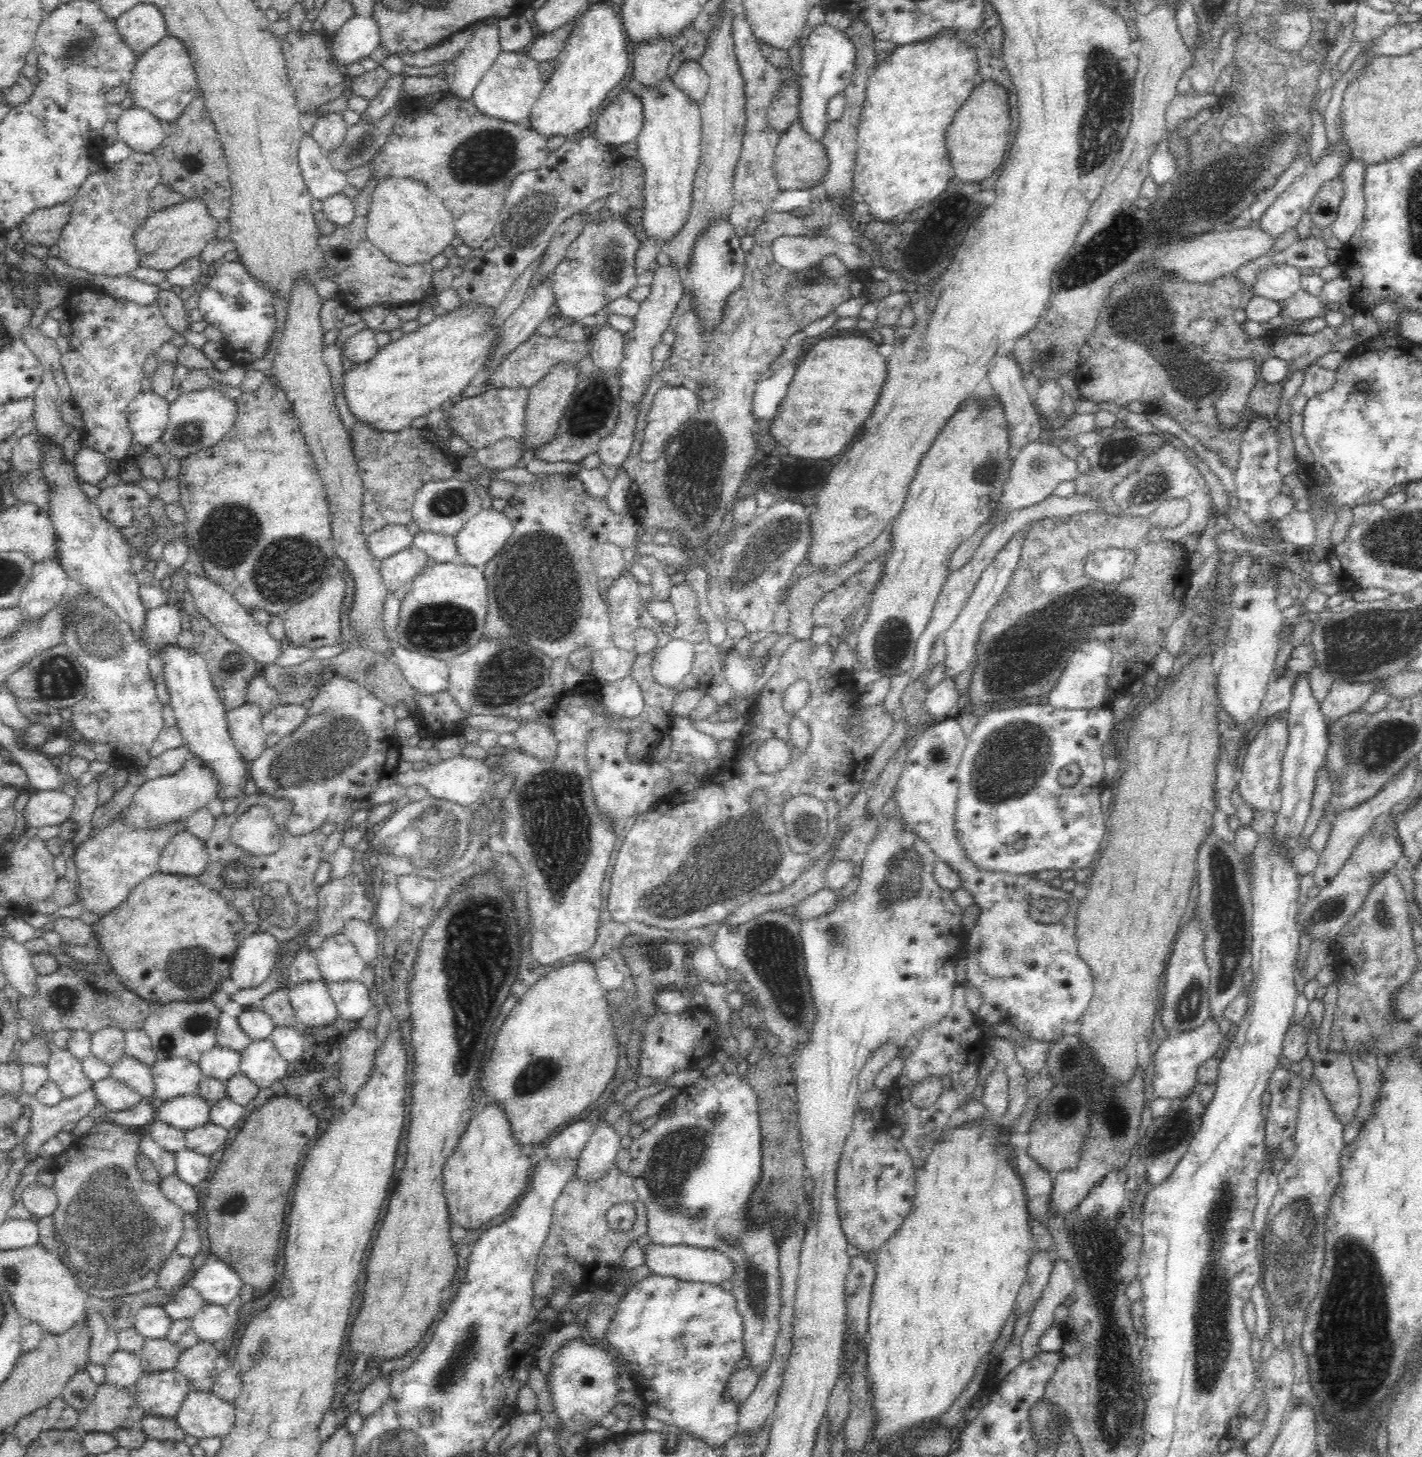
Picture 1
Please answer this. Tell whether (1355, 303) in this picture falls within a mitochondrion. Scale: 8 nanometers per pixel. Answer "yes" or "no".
no

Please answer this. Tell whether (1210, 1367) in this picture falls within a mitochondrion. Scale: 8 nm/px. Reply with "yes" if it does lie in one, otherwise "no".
yes

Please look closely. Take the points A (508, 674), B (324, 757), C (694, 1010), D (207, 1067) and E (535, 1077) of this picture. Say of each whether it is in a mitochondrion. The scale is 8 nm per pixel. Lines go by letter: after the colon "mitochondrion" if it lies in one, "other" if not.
A: mitochondrion
B: mitochondrion
C: other
D: other
E: mitochondrion

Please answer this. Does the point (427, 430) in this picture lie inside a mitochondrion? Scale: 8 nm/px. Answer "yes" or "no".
no

